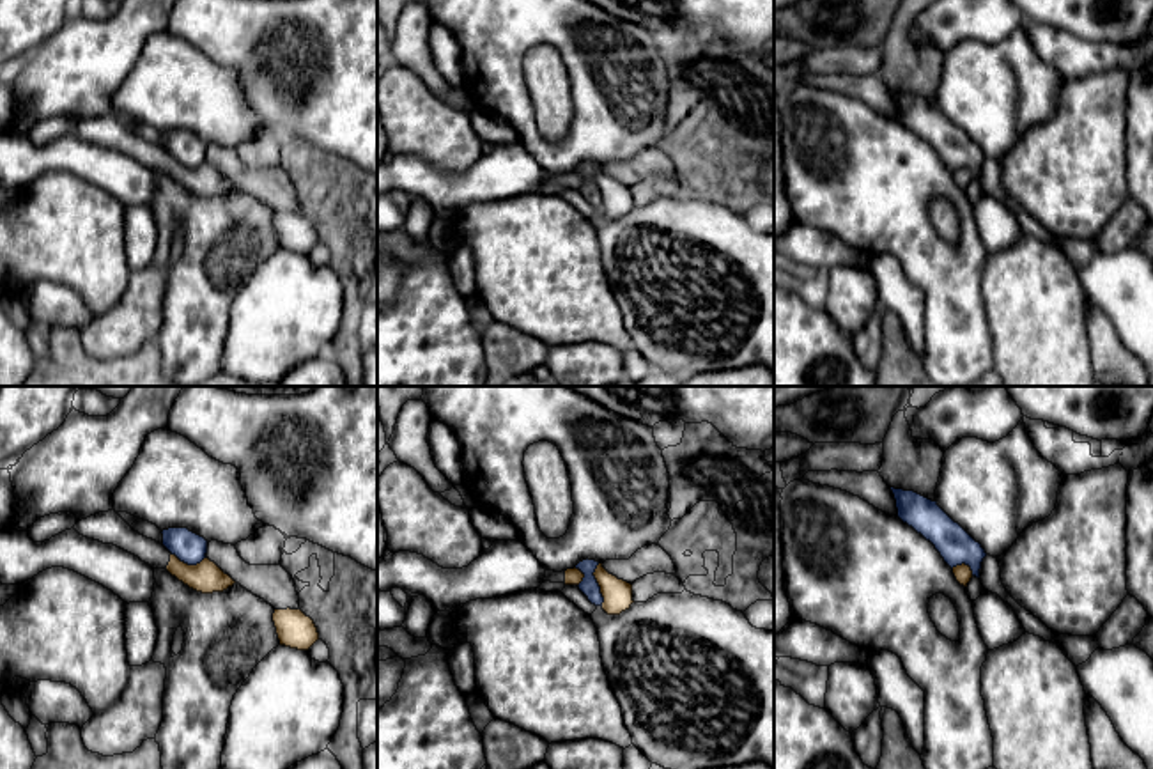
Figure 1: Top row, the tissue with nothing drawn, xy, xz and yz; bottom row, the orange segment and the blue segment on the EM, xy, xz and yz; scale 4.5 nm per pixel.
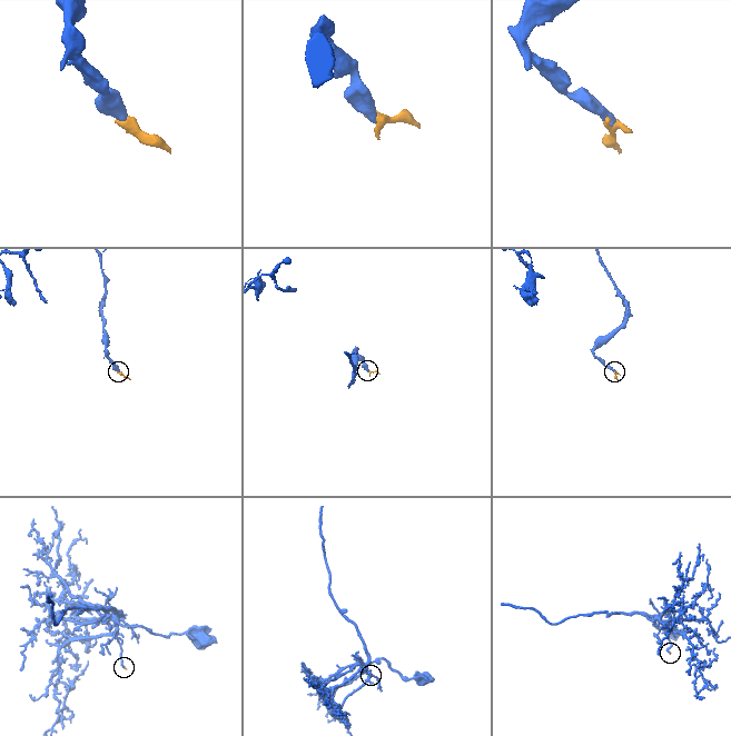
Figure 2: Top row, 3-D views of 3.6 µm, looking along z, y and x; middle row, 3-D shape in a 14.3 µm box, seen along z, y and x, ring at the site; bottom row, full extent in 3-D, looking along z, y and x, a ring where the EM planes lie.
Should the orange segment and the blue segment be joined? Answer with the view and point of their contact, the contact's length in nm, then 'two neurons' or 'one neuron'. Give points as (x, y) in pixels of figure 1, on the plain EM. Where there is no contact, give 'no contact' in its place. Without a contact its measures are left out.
xz (599, 188) | 190 nm | two neurons

